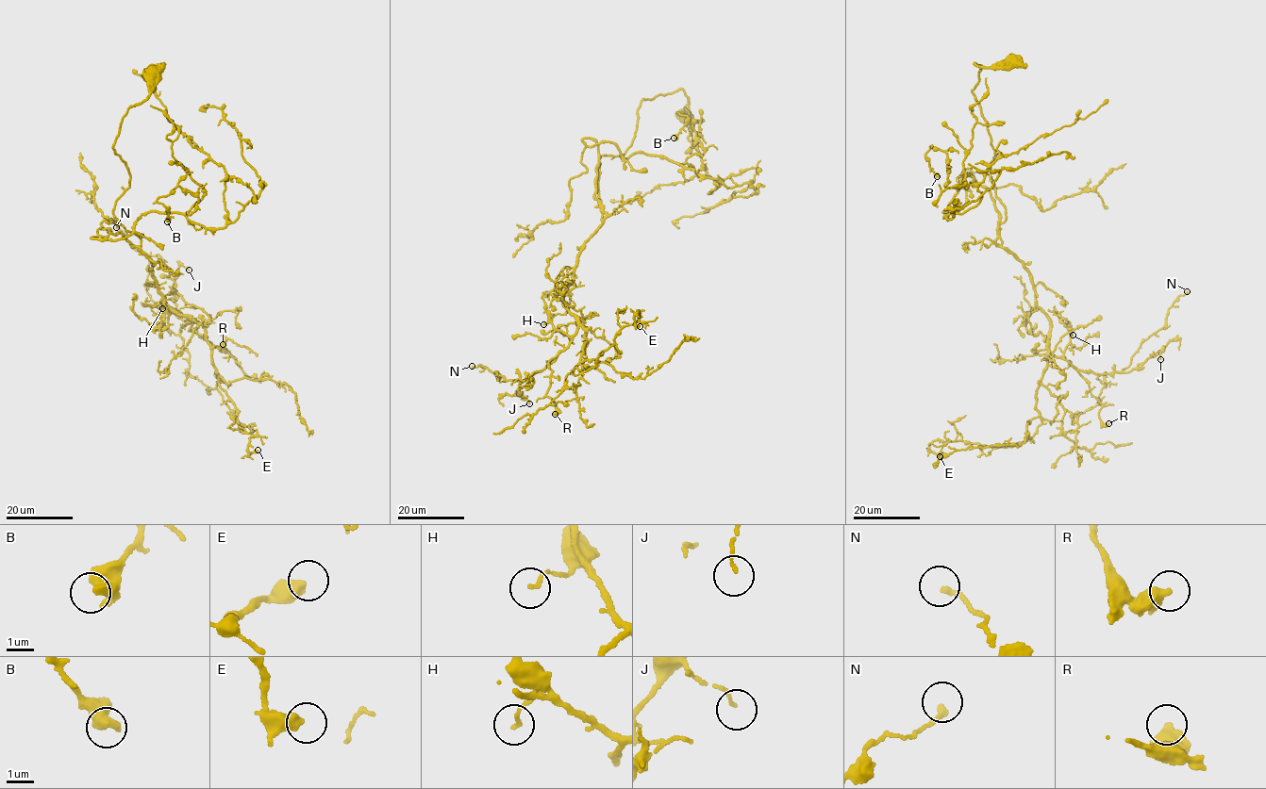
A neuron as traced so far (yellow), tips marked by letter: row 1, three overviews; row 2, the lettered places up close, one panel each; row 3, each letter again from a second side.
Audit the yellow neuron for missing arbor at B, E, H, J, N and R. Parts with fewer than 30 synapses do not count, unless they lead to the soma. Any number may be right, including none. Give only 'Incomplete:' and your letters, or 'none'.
Incomplete: none

